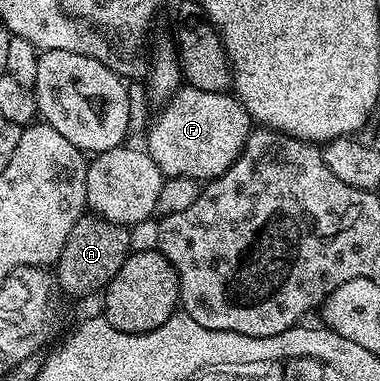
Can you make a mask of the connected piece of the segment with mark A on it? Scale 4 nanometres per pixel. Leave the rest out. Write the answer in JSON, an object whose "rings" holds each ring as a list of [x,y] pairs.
{"rings":[[[84,216],[80,218],[79,223],[73,228],[73,232],[69,232],[69,240],[65,240],[65,248],[61,248],[61,256],[53,266],[53,277],[60,291],[68,299],[71,299],[87,298],[90,294],[96,293],[95,295],[98,295],[106,290],[109,283],[113,280],[113,276],[117,276],[121,264],[125,264],[125,260],[133,253],[131,234],[132,231],[128,227],[121,224],[113,224],[109,220],[98,216]]]}

